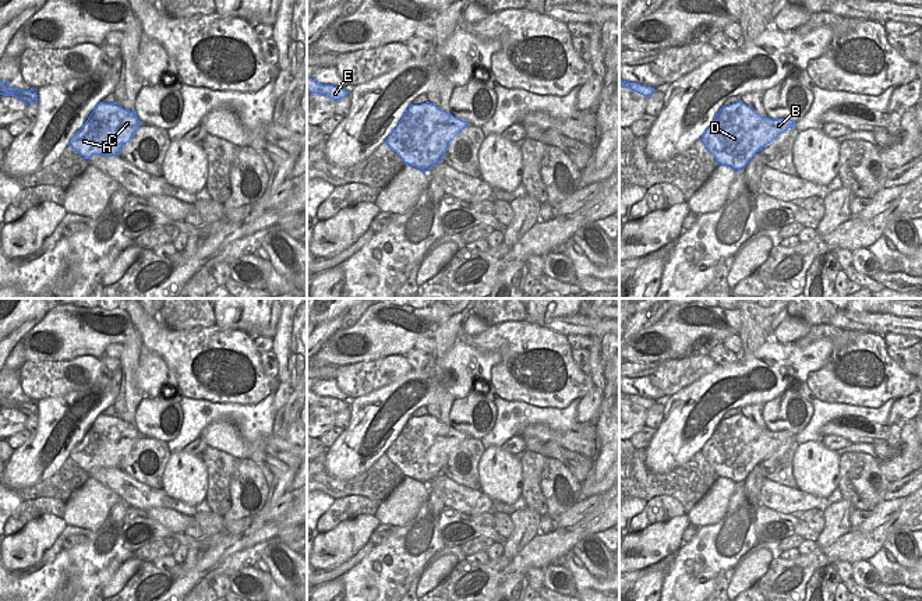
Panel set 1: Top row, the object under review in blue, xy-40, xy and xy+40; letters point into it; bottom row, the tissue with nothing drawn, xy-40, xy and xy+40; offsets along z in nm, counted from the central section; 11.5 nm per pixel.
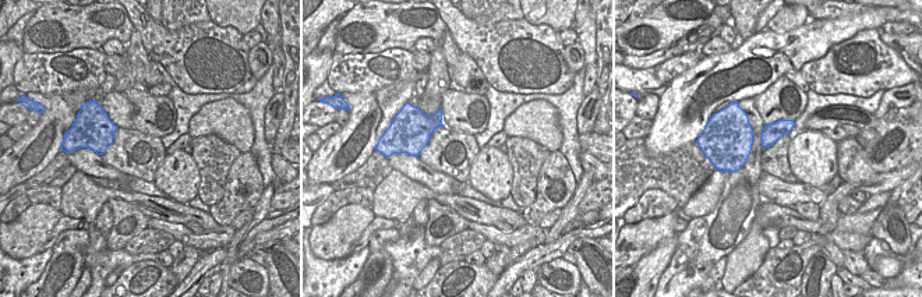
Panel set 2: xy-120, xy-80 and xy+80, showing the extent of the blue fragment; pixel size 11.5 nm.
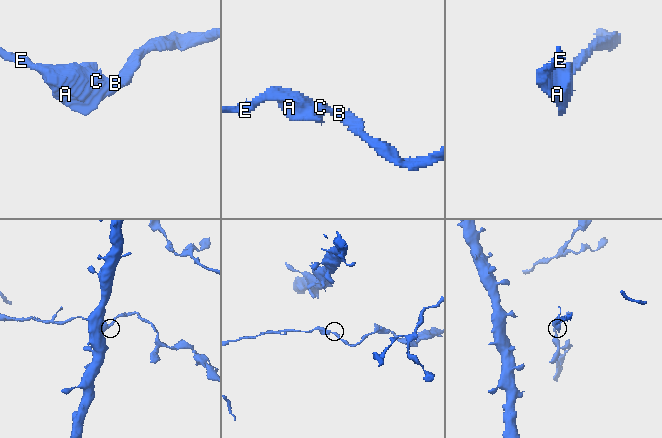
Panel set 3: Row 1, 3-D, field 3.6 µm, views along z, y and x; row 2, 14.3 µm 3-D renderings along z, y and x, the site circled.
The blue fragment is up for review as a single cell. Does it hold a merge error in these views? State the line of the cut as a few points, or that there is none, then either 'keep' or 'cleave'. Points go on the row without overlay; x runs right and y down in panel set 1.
cut none; keep

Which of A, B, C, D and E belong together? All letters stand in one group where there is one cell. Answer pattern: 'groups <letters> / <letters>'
groups A B C D E

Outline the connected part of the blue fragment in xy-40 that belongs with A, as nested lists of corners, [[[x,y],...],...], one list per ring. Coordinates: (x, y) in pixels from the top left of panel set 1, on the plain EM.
[[[99,414],[68,457],[85,471],[93,467],[117,469],[141,436],[135,421],[130,424],[117,416]]]

